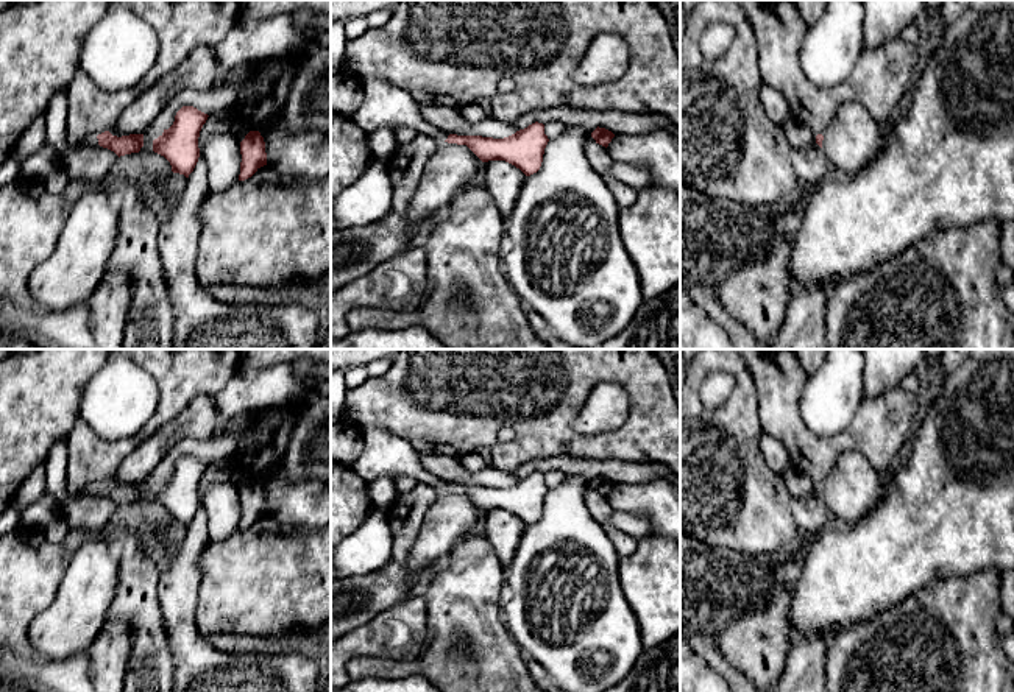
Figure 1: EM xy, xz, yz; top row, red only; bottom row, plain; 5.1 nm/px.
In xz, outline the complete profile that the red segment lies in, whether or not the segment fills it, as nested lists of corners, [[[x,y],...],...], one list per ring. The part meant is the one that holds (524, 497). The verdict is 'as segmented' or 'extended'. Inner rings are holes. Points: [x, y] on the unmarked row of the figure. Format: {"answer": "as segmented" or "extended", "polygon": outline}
{"answer": "extended", "polygon": [[[370,425],[363,430],[363,450],[351,469],[367,483],[382,475],[409,477],[427,483],[440,491],[466,494],[482,511],[505,510],[519,517],[526,525],[537,522],[549,491],[543,472],[532,472],[504,488],[482,485],[446,483],[426,471],[421,455],[402,438]]]}

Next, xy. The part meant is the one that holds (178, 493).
{"answer": "as segmented", "polygon": [[[183,455],[176,461],[173,474],[153,489],[153,500],[170,511],[173,522],[189,527],[193,521],[200,507],[200,480],[207,466],[193,455]]]}

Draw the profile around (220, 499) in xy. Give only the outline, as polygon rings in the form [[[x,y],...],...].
[[[228,478],[206,486],[200,502],[206,511],[211,542],[223,541],[239,531],[240,489]]]

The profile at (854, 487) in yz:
[[[846,450],[822,485],[827,513],[836,519],[836,525],[850,527],[880,502],[886,480],[863,454]]]

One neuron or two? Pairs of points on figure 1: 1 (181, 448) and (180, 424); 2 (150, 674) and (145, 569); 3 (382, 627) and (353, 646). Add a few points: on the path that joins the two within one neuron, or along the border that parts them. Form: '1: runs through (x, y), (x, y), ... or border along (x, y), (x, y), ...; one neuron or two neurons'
1: border along (212, 435), (205, 440), (180, 440), (156, 466); two neurons
2: runs through (150, 647), (145, 596); one neuron
3: runs through (375, 635), (361, 642); one neuron

